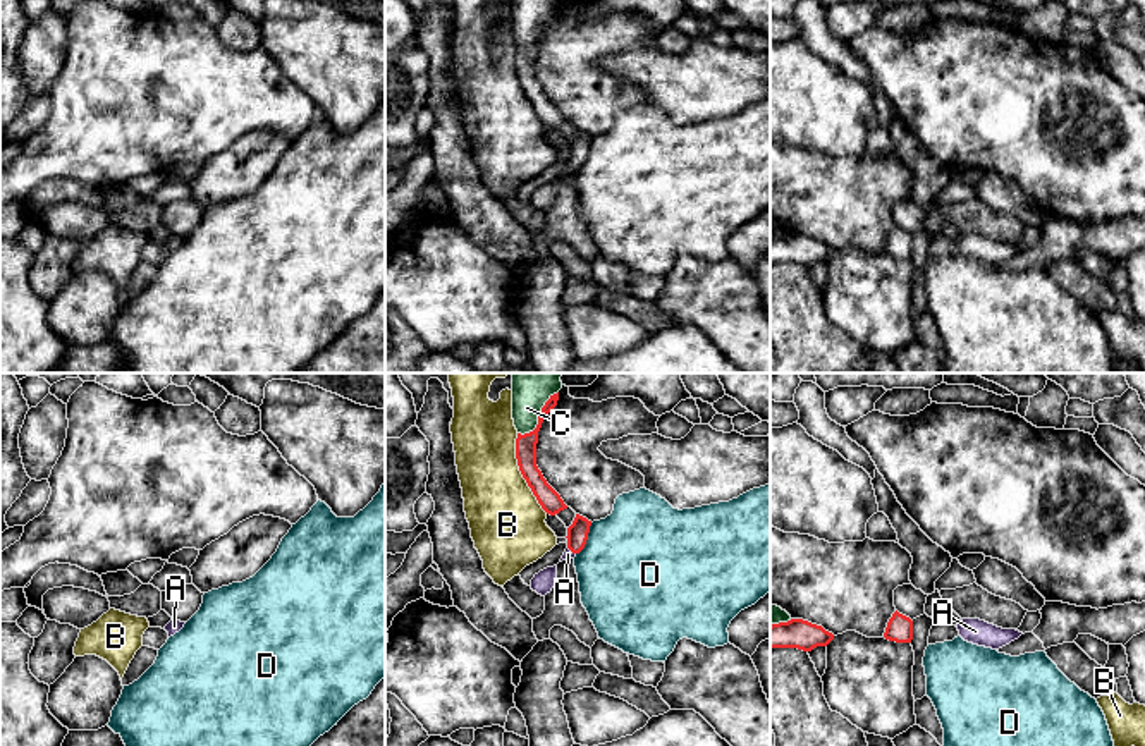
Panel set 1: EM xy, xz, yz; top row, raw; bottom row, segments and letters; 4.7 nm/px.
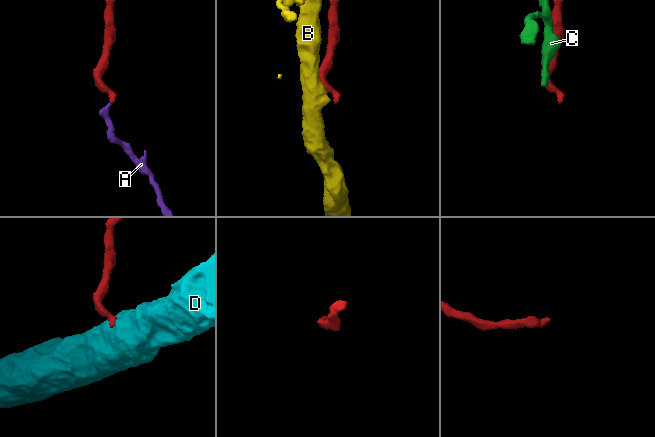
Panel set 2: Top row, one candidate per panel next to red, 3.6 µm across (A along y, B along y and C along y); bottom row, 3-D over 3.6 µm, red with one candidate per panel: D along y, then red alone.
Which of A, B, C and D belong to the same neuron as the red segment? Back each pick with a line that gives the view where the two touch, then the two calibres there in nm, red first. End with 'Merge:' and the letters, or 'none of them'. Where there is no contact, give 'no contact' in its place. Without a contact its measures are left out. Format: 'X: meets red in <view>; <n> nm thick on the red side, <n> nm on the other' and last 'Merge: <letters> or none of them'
A: meets red in xz; 100 nm thick on the red side, 50 nm on the other
Merge: A

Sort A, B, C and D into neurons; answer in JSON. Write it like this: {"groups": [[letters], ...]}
{"groups": [["A"], ["B"], ["C"], ["D"]]}

